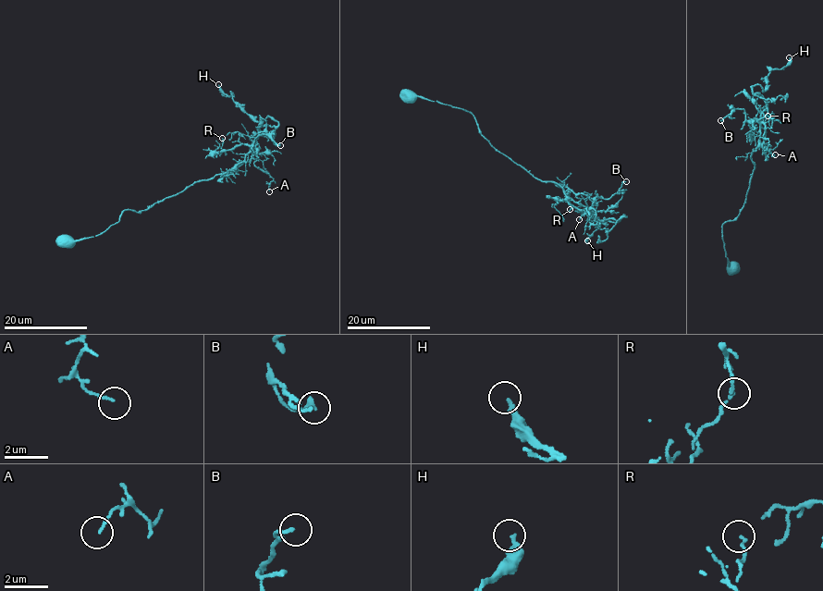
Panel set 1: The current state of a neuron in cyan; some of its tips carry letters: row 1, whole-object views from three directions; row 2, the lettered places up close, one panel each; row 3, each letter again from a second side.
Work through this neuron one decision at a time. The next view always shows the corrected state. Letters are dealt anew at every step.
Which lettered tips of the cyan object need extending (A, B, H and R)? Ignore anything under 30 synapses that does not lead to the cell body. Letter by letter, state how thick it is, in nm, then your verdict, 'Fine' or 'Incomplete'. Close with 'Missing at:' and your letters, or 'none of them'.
A: Thickness 120 nm. Fine
B: Thickness 140 nm. Fine
H: Thickness 240 nm. Fine
R: Thickness 90 nm. Fine
Missing at: none of them

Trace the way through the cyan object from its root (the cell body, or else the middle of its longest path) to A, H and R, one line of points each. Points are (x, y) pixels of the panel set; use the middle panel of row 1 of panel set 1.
A: (408, 97), (469, 112), (489, 143), (535, 178), (555, 181), (565, 199), (585, 209), (590, 218), (579, 219)
H: (408, 97), (469, 112), (489, 143), (535, 178), (555, 181), (595, 218), (626, 217), (598, 221), (587, 240)
R: (408, 97), (469, 112), (498, 151), (579, 203), (592, 200), (571, 191), (570, 209)

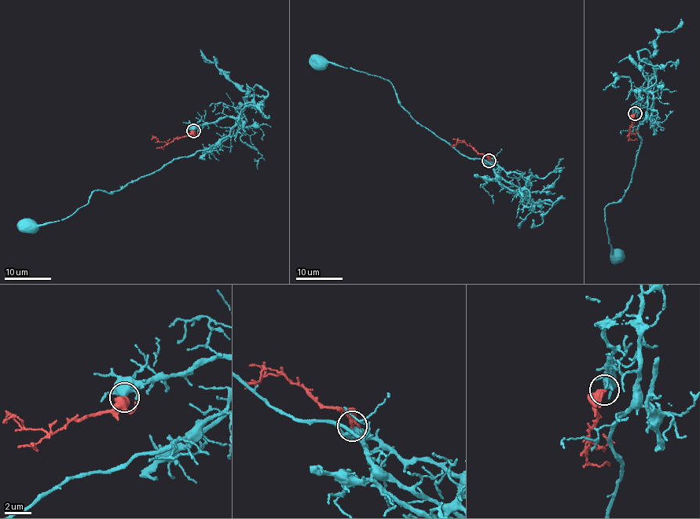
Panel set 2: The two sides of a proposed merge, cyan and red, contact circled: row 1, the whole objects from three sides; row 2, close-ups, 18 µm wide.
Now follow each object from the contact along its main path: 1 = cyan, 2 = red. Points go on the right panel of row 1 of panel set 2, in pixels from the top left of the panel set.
1: (635, 113), (635, 91), (641, 90), (648, 105), (638, 128), (643, 141), (624, 195), (605, 209), (617, 256)
2: (635, 113), (629, 134), (636, 133), (635, 130), (639, 131)

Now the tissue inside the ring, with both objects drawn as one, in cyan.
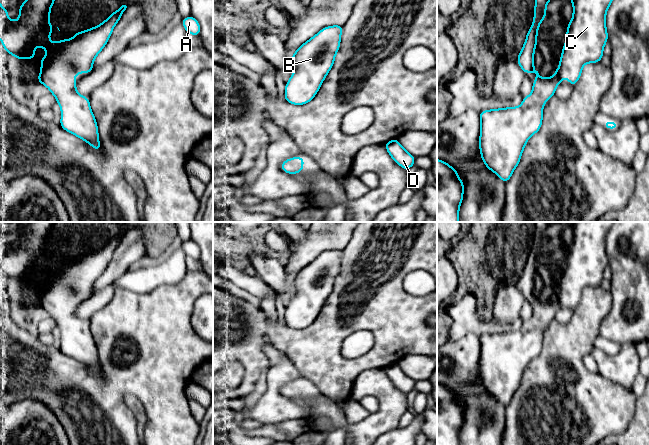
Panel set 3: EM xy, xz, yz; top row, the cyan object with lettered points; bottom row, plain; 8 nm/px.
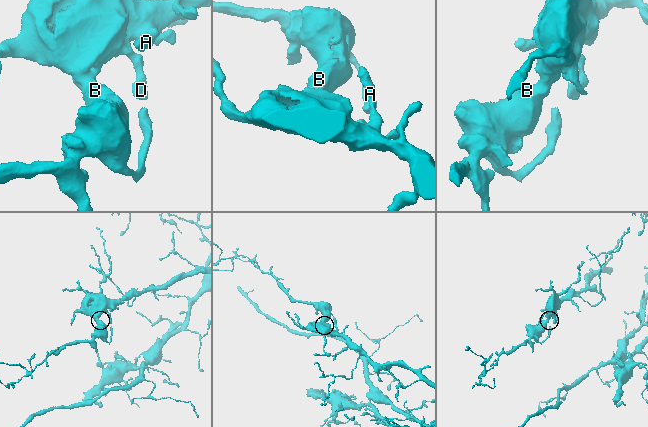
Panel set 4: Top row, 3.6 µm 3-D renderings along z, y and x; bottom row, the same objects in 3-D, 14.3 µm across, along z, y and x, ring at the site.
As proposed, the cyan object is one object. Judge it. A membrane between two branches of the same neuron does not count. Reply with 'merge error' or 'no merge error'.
no merge error

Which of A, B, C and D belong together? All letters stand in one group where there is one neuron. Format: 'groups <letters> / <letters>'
groups A B C D

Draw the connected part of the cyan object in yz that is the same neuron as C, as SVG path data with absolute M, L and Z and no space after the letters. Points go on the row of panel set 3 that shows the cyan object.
M535 0L533 23L517 57L524 73L536 74L532 93L523 97L519 107L479 113L480 155L486 167L506 183L518 166L527 141L540 130L543 106L555 95L557 85L567 77L569 83L575 86L586 63L601 61L604 45L608 41L606 12L613 0L571 0L573 16L566 30L559 67L552 77L541 77L534 69L534 51L549 1Z

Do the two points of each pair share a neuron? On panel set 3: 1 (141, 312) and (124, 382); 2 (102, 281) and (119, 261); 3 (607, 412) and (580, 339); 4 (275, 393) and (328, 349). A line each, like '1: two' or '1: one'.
1: one
2: one
3: one
4: two

